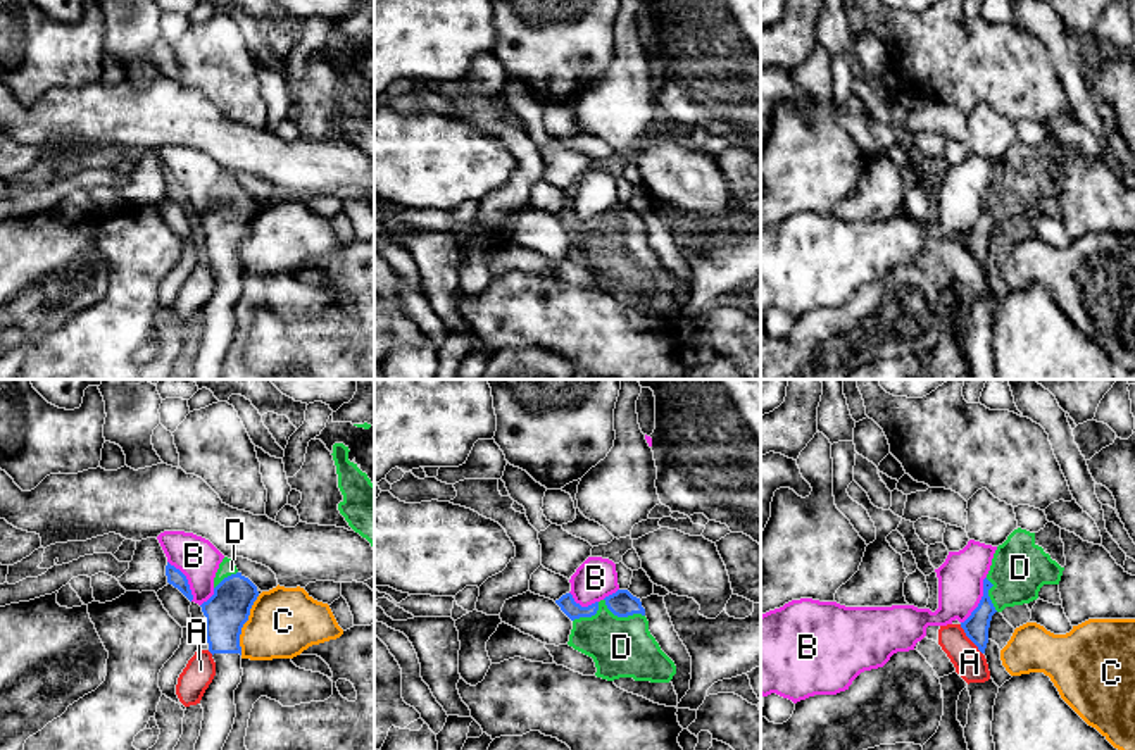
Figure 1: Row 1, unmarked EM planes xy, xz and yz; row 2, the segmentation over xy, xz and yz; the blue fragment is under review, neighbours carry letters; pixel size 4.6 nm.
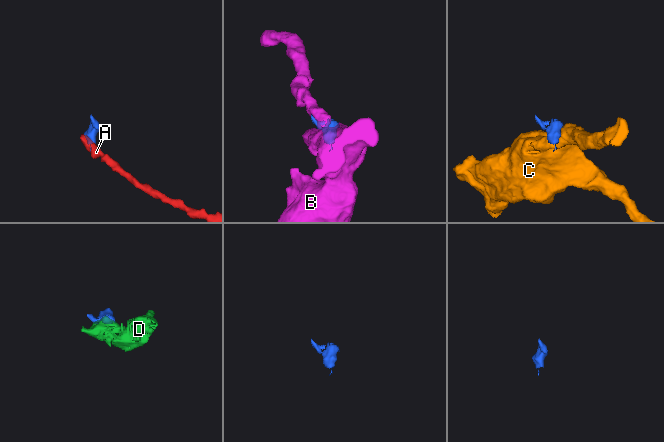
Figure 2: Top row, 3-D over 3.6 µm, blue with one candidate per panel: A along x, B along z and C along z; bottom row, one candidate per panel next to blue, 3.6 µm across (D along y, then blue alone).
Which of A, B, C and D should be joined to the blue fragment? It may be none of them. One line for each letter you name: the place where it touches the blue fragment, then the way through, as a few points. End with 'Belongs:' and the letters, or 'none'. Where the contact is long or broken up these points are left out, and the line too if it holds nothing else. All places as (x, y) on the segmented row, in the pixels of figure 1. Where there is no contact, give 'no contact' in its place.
D: meets blue in xz at (621, 616); runs through xz (621, 604), (621, 616), (621, 647)
Belongs: D

